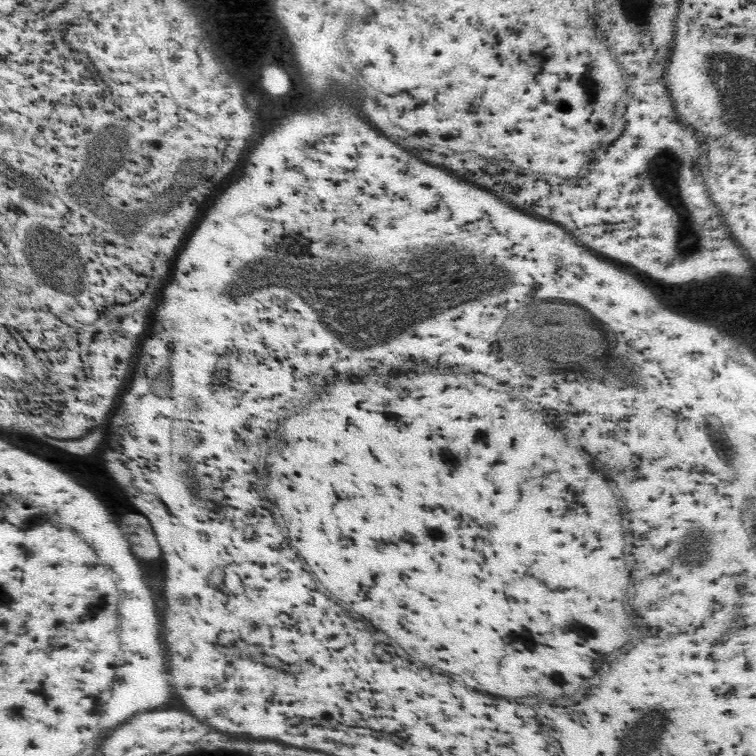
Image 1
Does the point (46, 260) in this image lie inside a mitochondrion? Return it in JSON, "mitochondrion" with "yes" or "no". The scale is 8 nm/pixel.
{"mitochondrion":"yes"}

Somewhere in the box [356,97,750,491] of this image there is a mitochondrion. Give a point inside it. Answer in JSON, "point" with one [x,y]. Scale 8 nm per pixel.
{"point":[665,169]}

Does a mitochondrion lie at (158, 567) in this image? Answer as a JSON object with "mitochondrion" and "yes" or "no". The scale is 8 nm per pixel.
{"mitochondrion":"no"}

